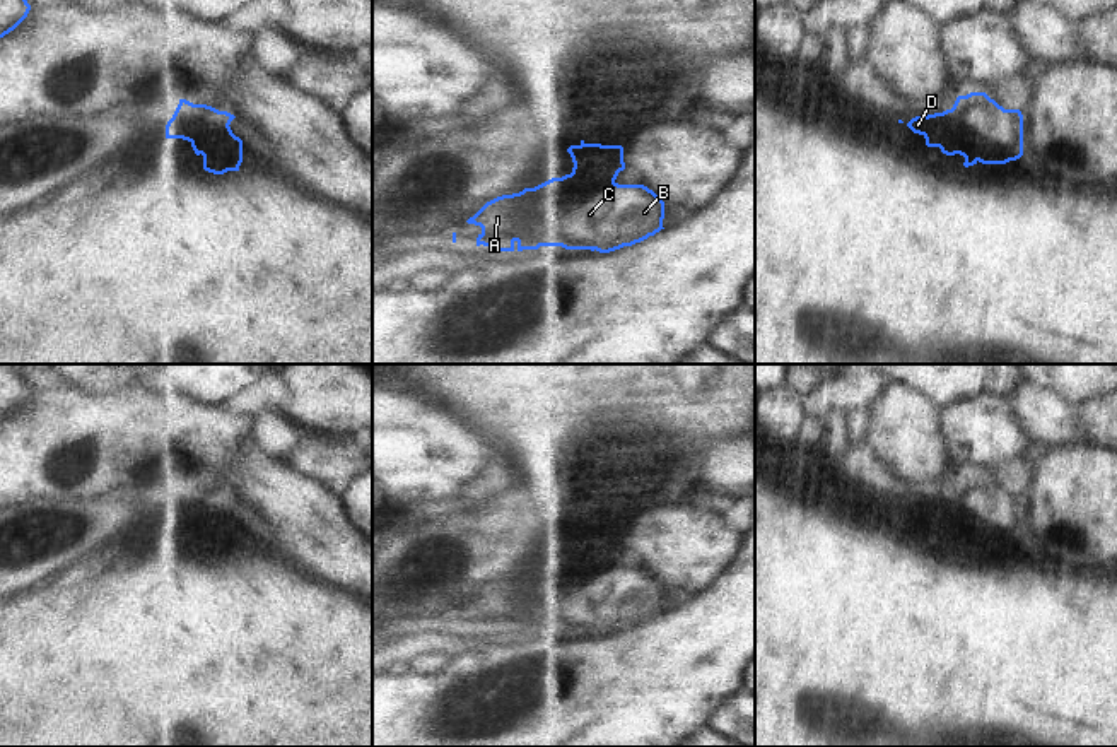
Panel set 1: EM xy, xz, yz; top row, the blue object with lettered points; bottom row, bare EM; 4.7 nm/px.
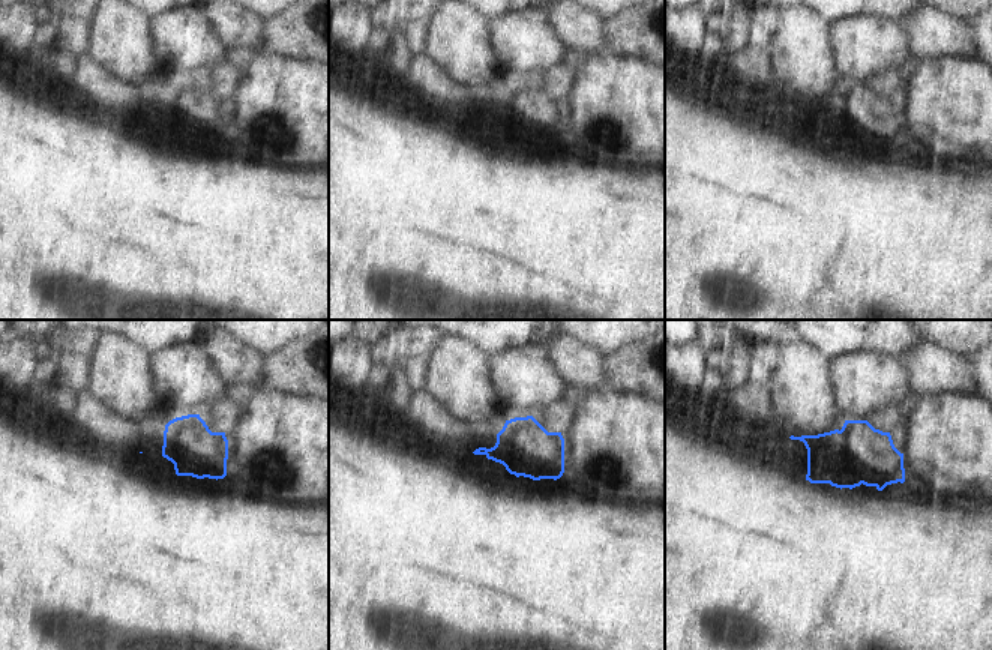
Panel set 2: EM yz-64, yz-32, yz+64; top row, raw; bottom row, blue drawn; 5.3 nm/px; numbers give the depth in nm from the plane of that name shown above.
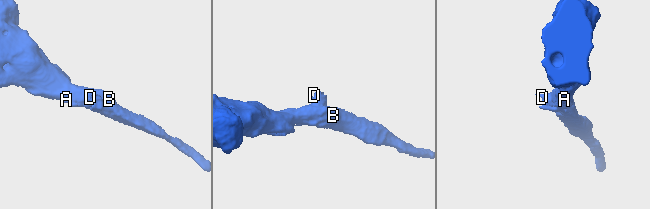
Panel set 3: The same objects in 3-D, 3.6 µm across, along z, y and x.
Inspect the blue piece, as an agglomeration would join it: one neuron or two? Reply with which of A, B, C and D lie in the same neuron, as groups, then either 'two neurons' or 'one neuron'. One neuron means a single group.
A B C D | one neuron

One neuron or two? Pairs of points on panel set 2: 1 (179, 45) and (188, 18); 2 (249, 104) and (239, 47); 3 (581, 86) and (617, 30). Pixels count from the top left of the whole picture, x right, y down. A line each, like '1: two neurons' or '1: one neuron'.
1: one neuron
2: two neurons
3: two neurons

